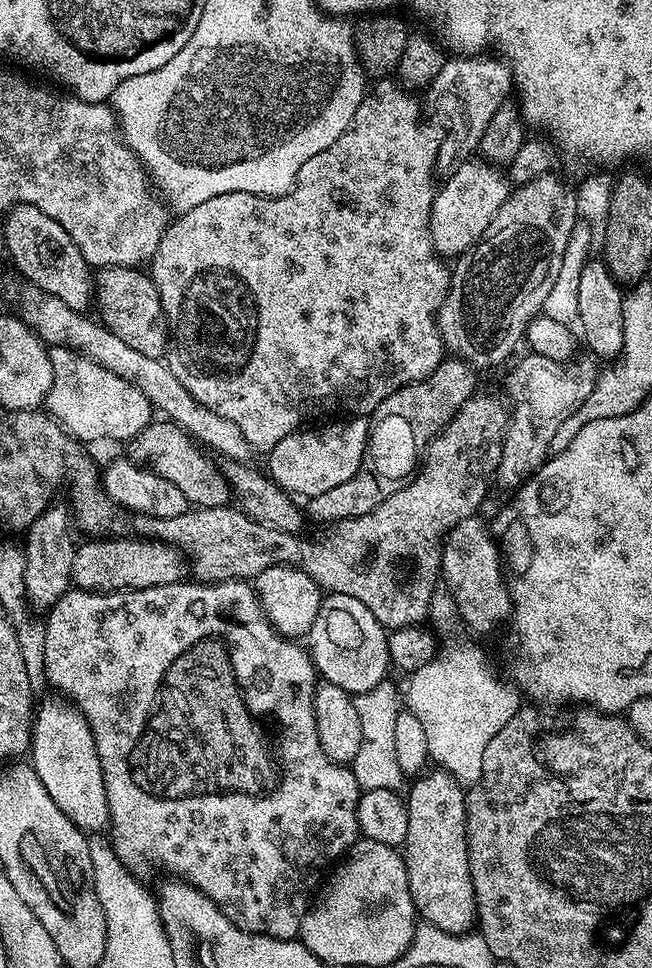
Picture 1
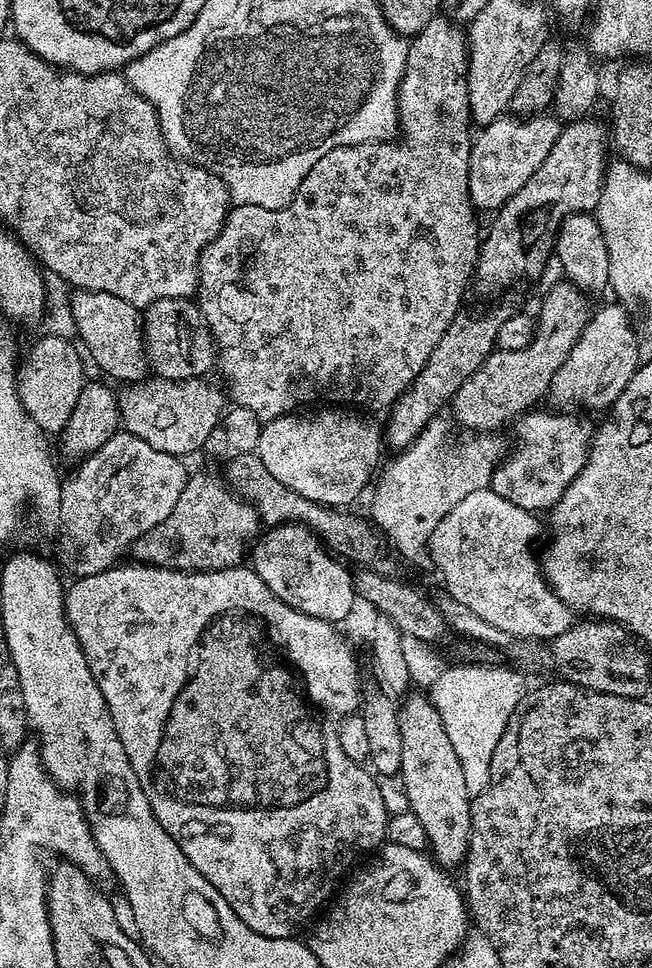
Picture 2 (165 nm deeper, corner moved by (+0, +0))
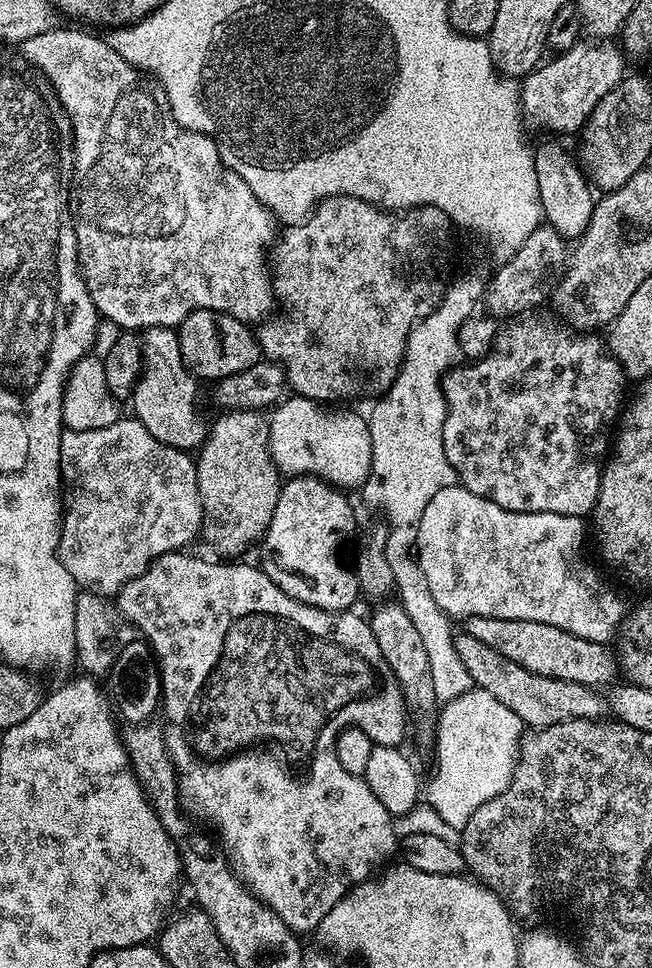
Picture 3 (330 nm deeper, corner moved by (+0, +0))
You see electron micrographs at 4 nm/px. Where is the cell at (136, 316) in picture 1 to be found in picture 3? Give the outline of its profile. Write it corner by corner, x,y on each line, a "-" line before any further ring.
208,309
192,312
179,325
178,338
184,364
201,381
215,382
230,374
241,373
262,356
253,329
245,321
224,312

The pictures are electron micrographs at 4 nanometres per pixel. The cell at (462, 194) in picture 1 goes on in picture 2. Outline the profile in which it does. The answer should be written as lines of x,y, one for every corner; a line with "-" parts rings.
505,114
499,120
483,125
480,132
475,133
468,163
468,196
472,199
472,207
498,210
514,194
518,194
518,190
530,182
530,174
546,162
546,154
550,154
561,127
561,121
552,114
527,118

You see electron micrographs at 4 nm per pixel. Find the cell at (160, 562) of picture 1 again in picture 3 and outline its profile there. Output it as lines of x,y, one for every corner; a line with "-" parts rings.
238,408
225,411
215,421
211,421
208,437
195,457
198,490
204,507
206,532
212,535
212,544
224,558
240,558
248,544
261,539
270,526
274,506
278,506
278,494
282,483
282,473
276,467
274,458
268,449
268,420
265,413
250,408

